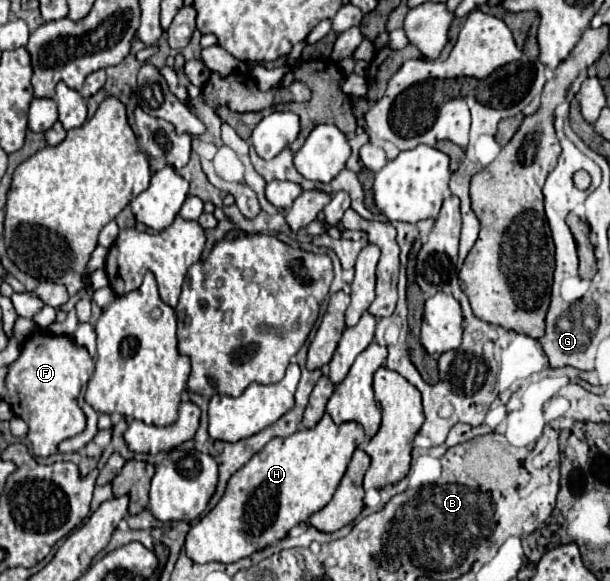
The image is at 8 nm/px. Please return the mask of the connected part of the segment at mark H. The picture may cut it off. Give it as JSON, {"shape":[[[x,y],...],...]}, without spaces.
{"shape":[[[329,414],[315,428],[299,430],[287,438],[273,438],[229,478],[219,504],[189,530],[185,540],[187,556],[197,564],[231,564],[279,542],[293,526],[307,522],[311,514],[329,504],[353,452],[363,442],[365,432],[357,422],[337,426]]]}

